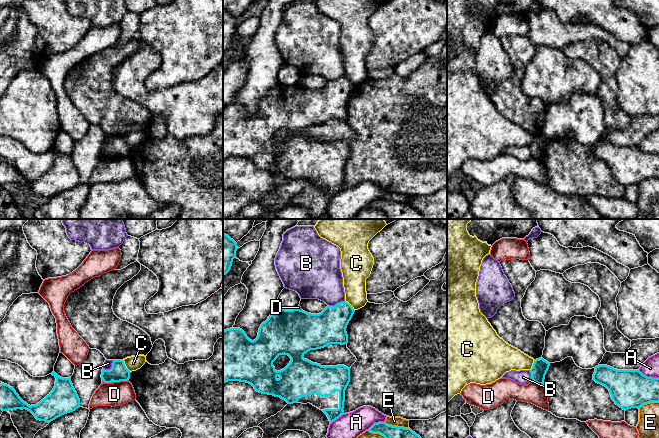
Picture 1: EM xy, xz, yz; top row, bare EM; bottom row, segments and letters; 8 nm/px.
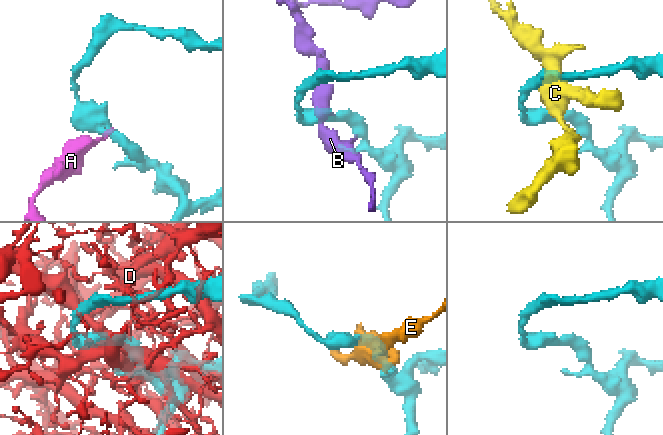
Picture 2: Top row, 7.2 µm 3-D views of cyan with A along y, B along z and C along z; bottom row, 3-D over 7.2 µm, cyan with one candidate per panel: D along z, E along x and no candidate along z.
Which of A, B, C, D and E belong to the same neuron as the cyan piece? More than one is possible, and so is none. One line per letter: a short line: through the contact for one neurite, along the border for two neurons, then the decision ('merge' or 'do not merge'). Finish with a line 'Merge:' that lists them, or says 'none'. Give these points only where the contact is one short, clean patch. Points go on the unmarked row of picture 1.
A: do not merge
B: line xz (344, 76), (334, 81), (328, 81); do not merge
C: line xy (122, 136), (130, 148); do not merge
D: do not merge
E: do not merge
Merge: none

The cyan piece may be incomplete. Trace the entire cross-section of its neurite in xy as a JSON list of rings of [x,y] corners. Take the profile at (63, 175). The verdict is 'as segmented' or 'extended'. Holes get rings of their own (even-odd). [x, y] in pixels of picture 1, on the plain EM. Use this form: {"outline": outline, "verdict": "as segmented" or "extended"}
{"outline": [[[54,147],[51,150],[56,154],[53,166],[38,180],[31,182],[24,178],[12,163],[4,159],[0,160],[0,185],[2,187],[26,185],[37,196],[48,199],[75,187],[80,183],[80,175],[73,163],[71,153],[62,154]]], "verdict": "as segmented"}

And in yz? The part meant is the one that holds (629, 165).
{"outline": [[[598,141],[593,156],[605,162],[615,180],[625,187],[659,178],[659,154],[647,153],[639,146],[617,146]]], "verdict": "as segmented"}

